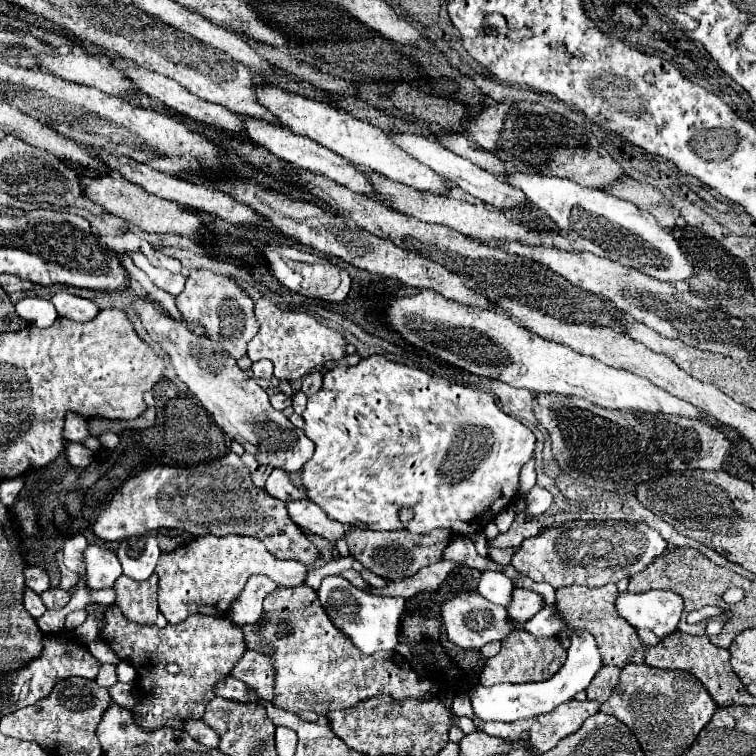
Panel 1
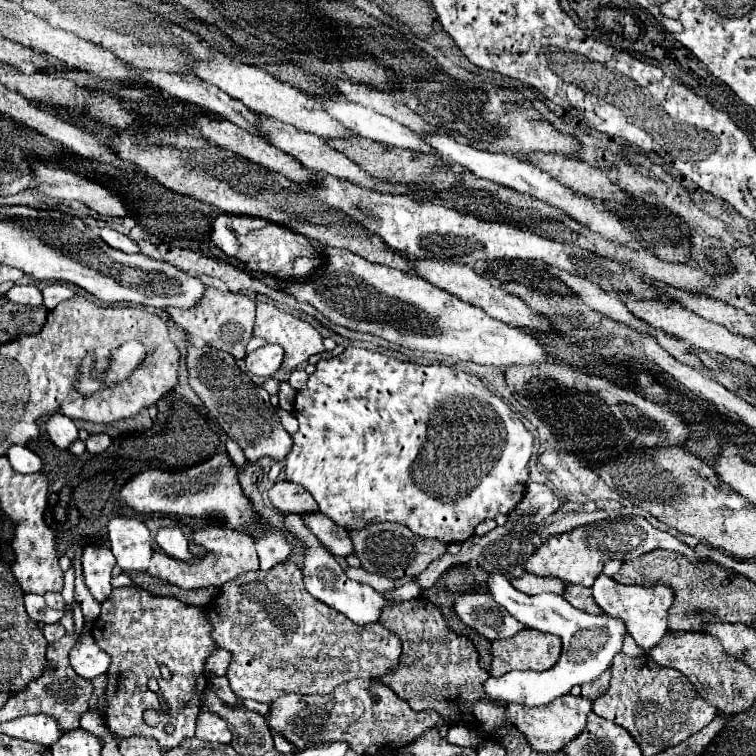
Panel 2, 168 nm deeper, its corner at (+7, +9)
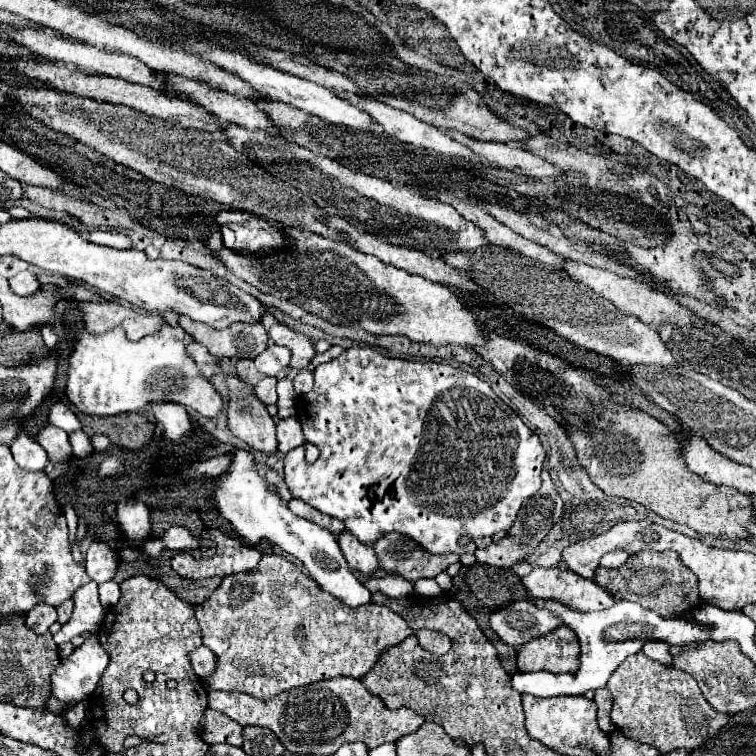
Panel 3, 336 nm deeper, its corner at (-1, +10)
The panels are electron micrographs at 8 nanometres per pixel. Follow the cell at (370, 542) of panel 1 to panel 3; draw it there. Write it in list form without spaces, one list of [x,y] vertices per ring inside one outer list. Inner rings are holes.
[[[386,533],[372,543],[372,549],[378,557],[378,565],[386,573],[402,575],[408,581],[422,577],[436,577],[448,565],[460,561],[458,555],[434,555],[428,553],[422,545],[408,541],[402,533]]]

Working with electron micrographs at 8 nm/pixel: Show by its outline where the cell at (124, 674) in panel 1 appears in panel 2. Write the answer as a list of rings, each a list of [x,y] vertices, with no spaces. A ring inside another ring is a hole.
[[[84,632],[78,638],[78,644],[70,650],[70,666],[74,672],[86,680],[92,680],[100,674],[106,674],[110,666],[108,654],[100,650],[92,638],[92,632]]]

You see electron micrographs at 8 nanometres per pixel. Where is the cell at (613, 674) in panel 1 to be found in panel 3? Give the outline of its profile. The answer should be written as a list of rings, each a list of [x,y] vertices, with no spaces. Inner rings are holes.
[[[602,687],[602,689],[596,689],[596,695],[594,695],[594,701],[598,705],[598,725],[602,731],[610,733],[614,727],[612,727],[612,721],[610,721],[610,709],[612,709],[612,693]]]

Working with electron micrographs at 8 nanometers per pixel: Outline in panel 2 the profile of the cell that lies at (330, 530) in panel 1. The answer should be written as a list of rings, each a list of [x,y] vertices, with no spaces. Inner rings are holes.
[[[312,514],[312,518],[304,518],[304,524],[316,534],[316,538],[334,554],[334,556],[350,556],[354,554],[352,540],[348,532],[336,526],[332,520],[324,518],[324,514]]]

